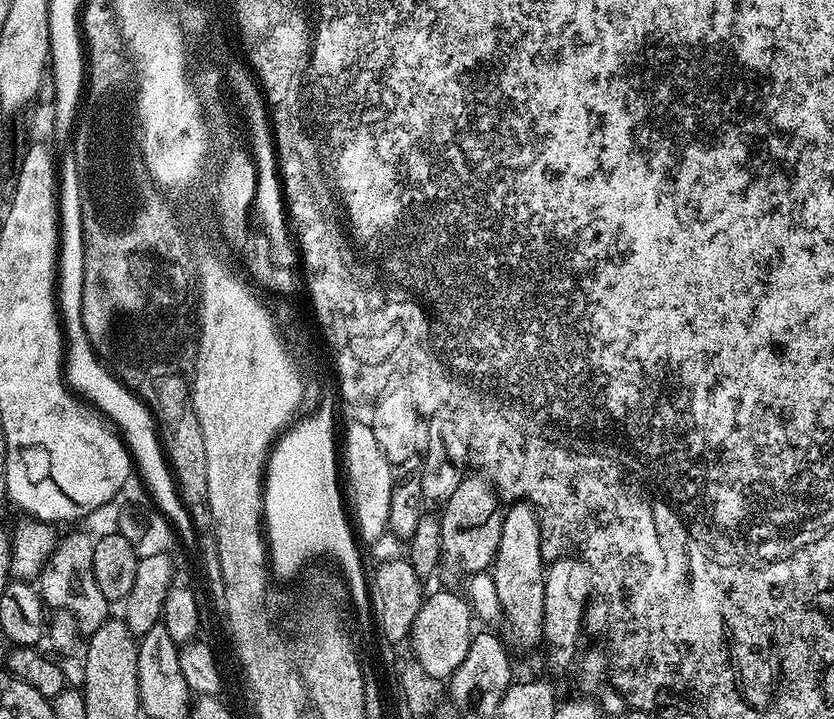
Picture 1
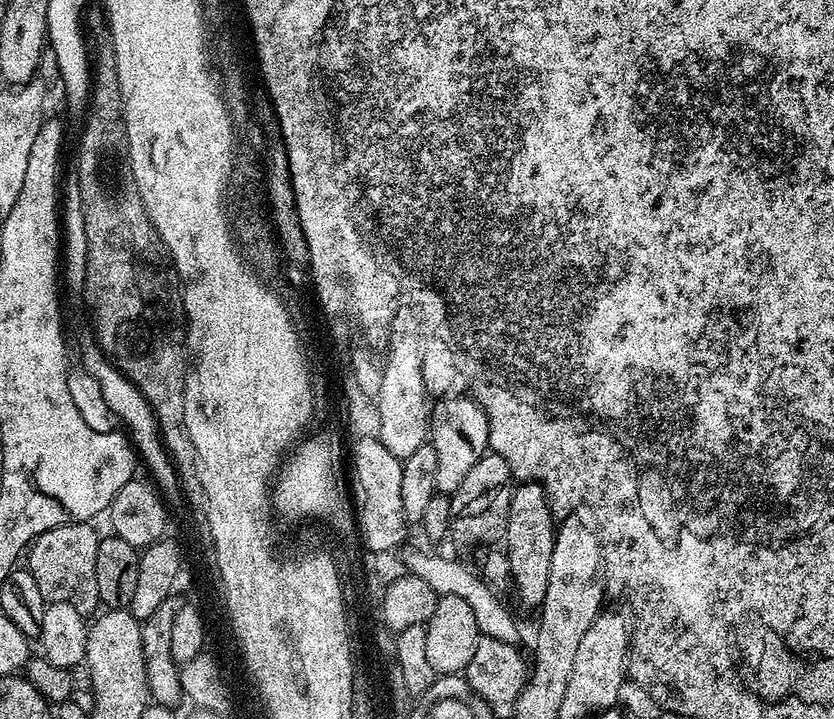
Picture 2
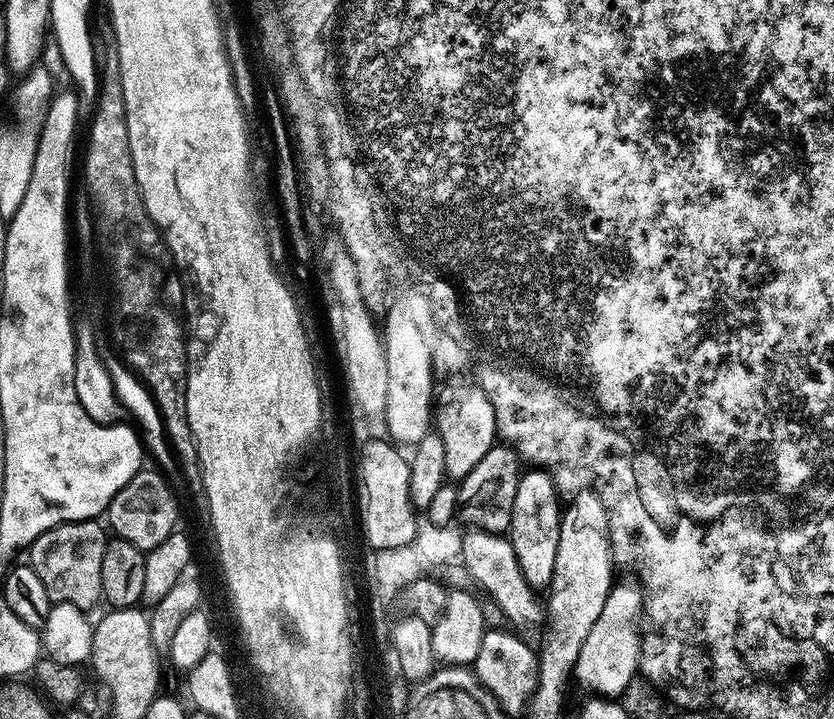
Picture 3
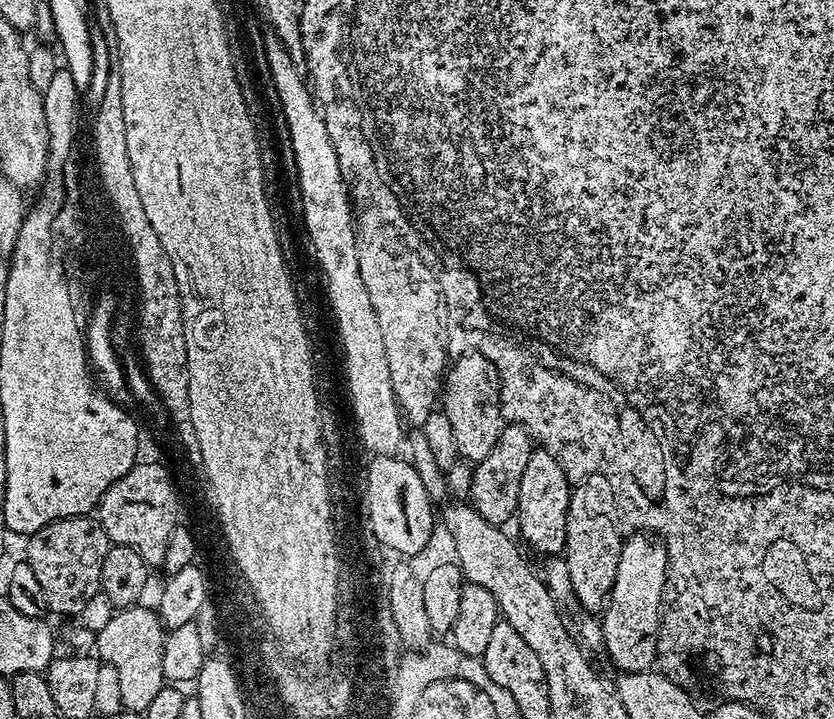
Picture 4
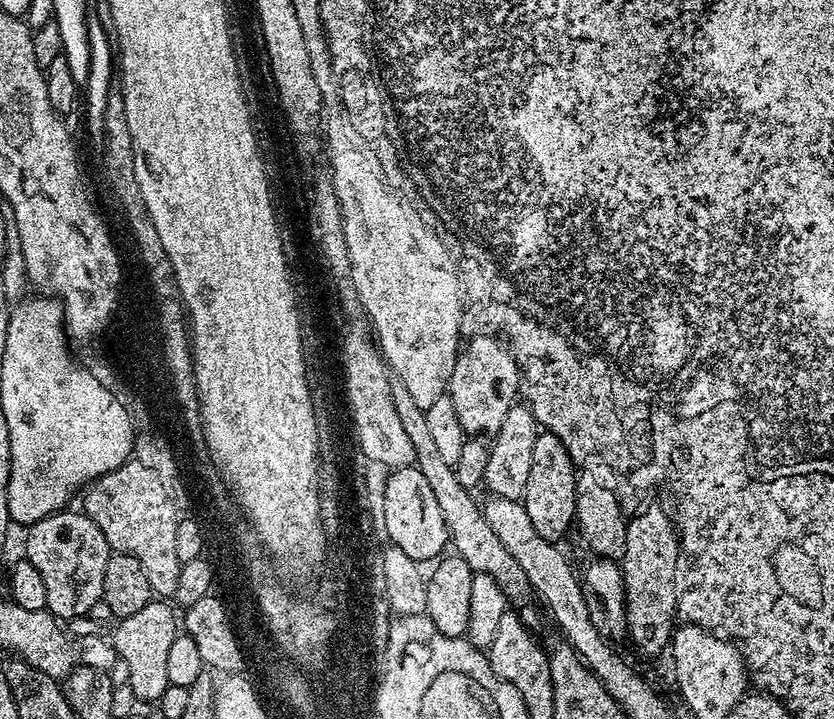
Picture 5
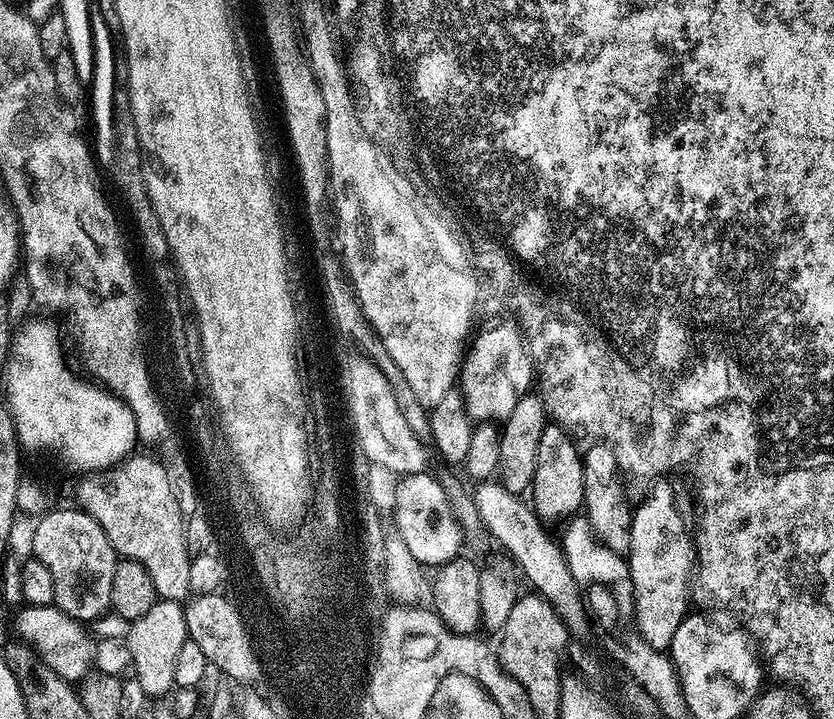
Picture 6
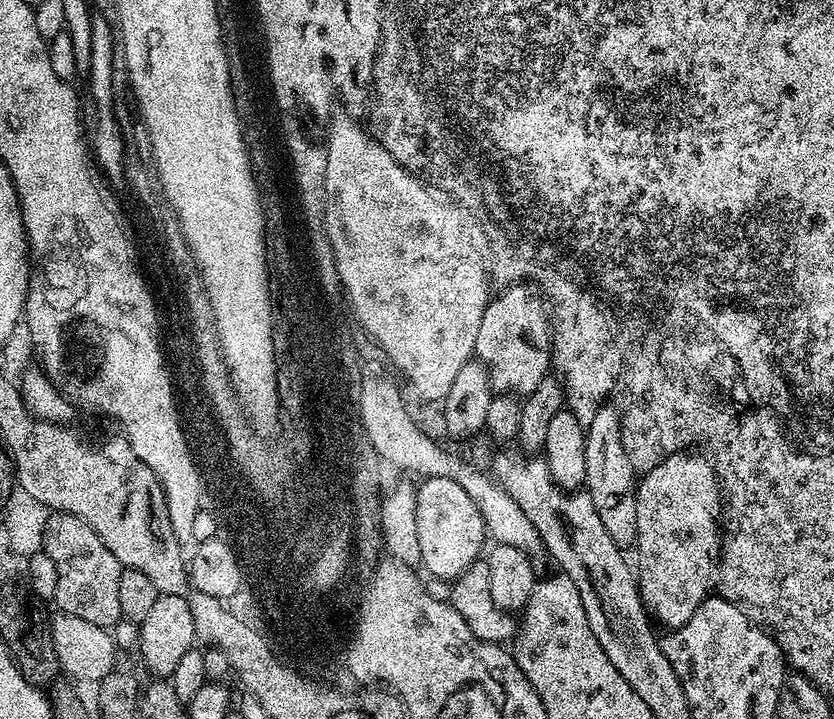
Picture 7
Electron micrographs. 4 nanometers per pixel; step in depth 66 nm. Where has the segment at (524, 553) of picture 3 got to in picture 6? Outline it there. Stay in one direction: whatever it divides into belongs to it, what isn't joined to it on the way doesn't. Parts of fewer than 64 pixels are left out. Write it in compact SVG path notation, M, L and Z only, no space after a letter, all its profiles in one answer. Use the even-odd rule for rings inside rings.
M555 422L545 423L538 442L538 462L530 489L531 503L542 518L570 518L581 511L584 503L584 462L581 449L576 449L571 438L569 429Z

